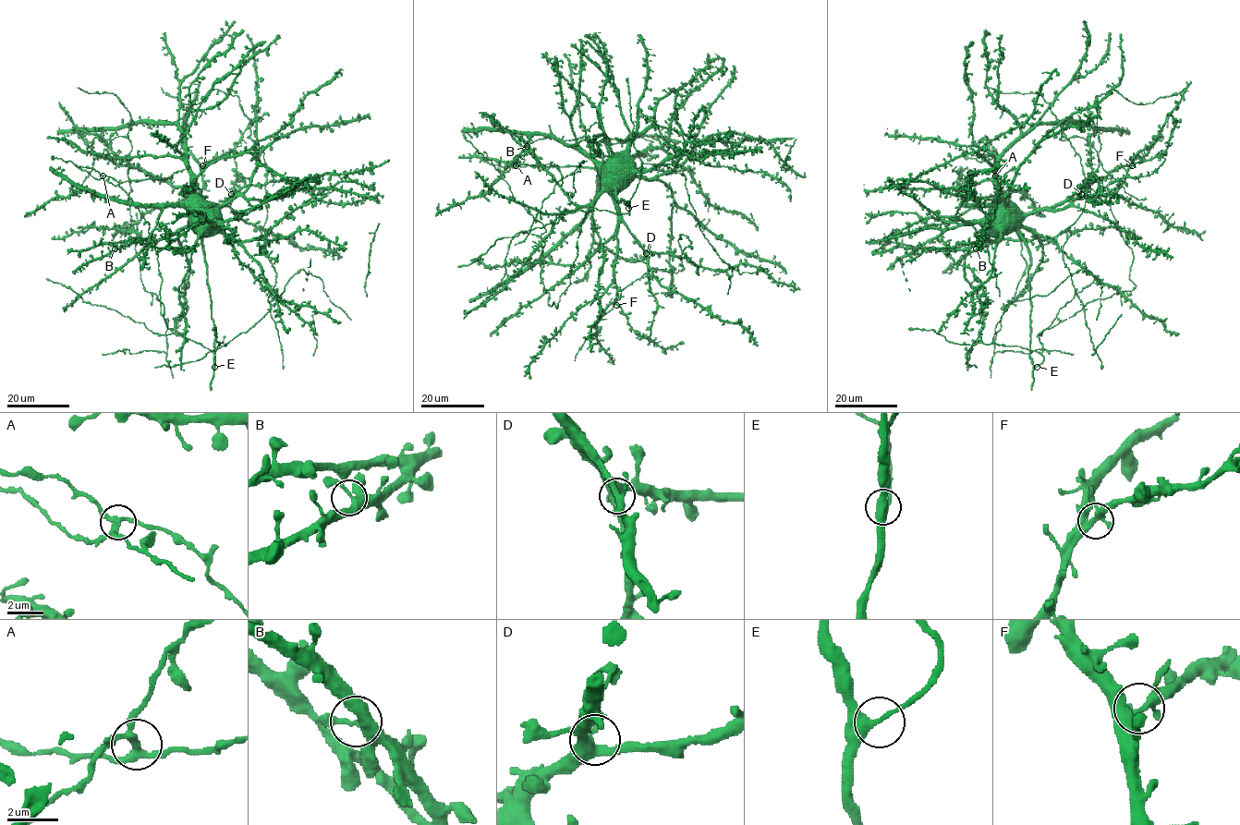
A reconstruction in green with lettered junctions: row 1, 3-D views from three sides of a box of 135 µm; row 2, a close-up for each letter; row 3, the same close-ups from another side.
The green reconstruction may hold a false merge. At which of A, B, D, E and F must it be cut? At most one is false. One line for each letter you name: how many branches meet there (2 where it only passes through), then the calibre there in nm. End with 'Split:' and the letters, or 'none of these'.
A: branches 4; calibre 280 nm
Split: A

